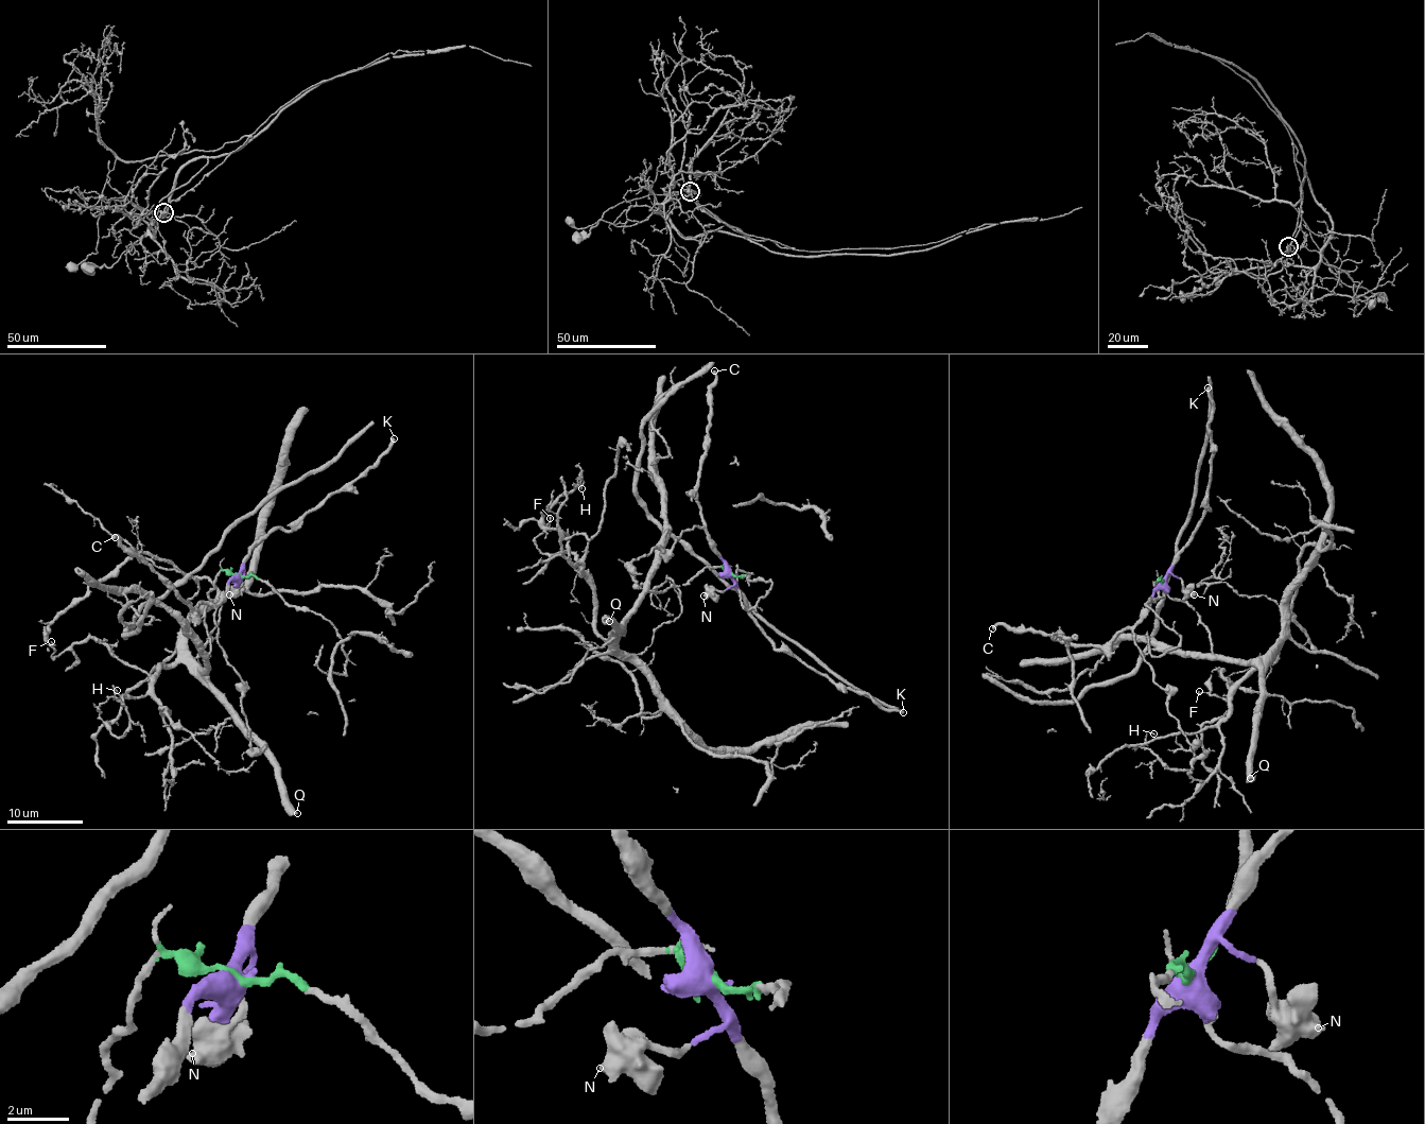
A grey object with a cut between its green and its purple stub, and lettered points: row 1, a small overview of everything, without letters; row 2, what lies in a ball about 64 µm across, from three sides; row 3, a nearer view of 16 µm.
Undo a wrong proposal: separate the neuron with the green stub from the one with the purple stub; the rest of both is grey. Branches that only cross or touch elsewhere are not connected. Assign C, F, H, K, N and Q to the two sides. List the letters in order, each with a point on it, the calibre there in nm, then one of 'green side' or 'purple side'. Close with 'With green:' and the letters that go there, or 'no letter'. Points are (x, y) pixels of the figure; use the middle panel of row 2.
C: (714, 370) | 280 nm | purple side
F: (550, 518) | 140 nm | green side
H: (581, 488) | 150 nm | green side
K: (903, 712) | 360 nm | purple side
N: (704, 595) | 500 nm | purple side
Q: (609, 621) | 500 nm | green side
With green: F, H, Q

